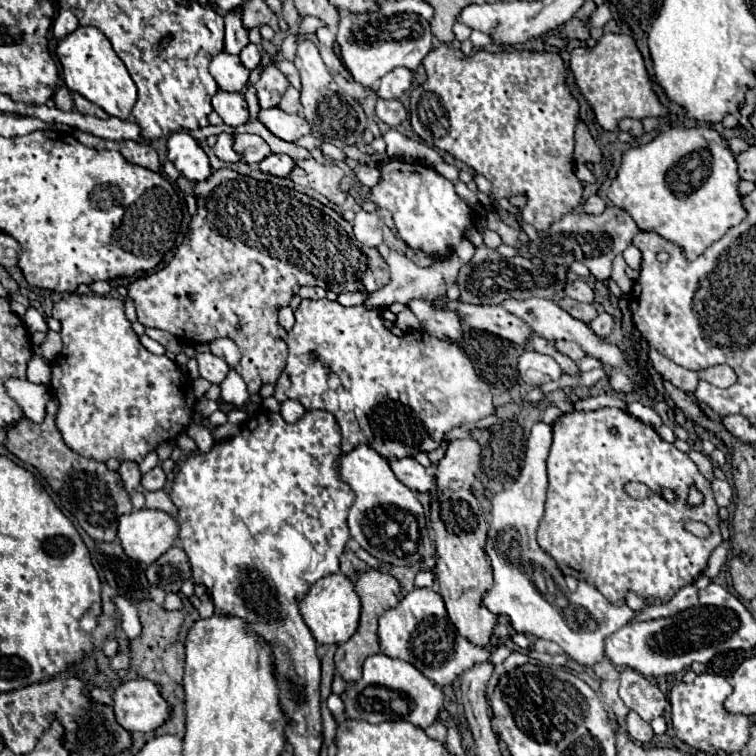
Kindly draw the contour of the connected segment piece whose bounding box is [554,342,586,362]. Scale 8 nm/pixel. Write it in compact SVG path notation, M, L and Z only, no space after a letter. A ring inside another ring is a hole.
M556 342L554 346L556 346L556 350L558 350L560 354L564 354L564 356L572 358L574 362L586 356L586 354L584 354L584 350L582 350L578 344L574 344L574 342Z

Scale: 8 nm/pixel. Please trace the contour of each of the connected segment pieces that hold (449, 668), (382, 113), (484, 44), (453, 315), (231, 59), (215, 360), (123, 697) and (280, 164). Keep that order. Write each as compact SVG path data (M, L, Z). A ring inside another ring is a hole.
M414 588L400 600L396 608L386 610L386 614L380 618L378 638L384 654L414 664L418 670L422 670L422 674L426 674L426 678L430 678L438 686L452 684L470 666L488 660L490 654L490 646L474 646L456 632L454 624L448 620L442 596L432 588Z
M378 98L375 107L376 116L388 126L398 126L406 118L406 108L400 100L384 100Z
M474 30L472 36L470 36L470 40L472 40L472 44L474 44L476 50L478 50L478 48L490 48L490 46L494 44L492 36L490 36L490 34L484 34L484 32L480 32L480 30Z
M412 300L408 306L418 316L424 330L430 336L436 336L440 340L458 340L462 336L460 312L456 312L456 310L434 310L434 308L428 308L428 304L424 300Z
M224 50L212 58L210 74L214 76L216 84L222 90L234 90L234 92L242 92L250 78L250 72L242 66L240 58Z
M200 352L200 354L196 354L194 358L196 358L196 362L198 362L200 376L206 378L206 380L210 380L212 384L220 384L220 382L226 378L228 370L230 370L228 364L226 364L222 358L214 356L212 352Z
M136 678L114 690L114 714L118 724L130 732L154 732L170 718L170 704L156 682Z
M270 154L260 162L260 170L272 176L288 176L294 168L294 160L286 154Z

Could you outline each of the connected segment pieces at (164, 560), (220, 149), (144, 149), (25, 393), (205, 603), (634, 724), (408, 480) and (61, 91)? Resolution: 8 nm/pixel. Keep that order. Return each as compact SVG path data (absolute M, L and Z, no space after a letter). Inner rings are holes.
M172 546L166 554L148 566L146 576L150 578L152 586L158 586L166 592L178 592L182 582L192 578L186 552L180 546Z
M222 132L218 136L218 142L214 146L214 154L220 160L224 160L224 162L238 162L238 160L242 160L242 156L234 150L234 136L226 134L226 132Z
M122 140L122 142L116 142L116 148L128 162L144 166L144 168L154 170L154 172L160 172L160 158L152 146L148 146L144 142Z
M12 378L6 382L6 390L22 406L28 420L40 424L46 418L46 404L52 398L52 392L46 384L30 384Z
M204 592L204 594L200 596L200 608L198 608L198 612L200 612L202 618L212 616L212 612L214 612L214 602L212 602L212 598L210 598L208 592Z
M630 712L628 718L626 718L626 728L628 728L628 734L640 742L640 744L650 744L652 738L654 738L654 730L648 722L644 722L636 712Z
M402 458L390 464L402 484L418 492L436 492L436 476L414 458Z
M60 86L54 94L54 104L58 110L62 112L70 112L74 108L74 102L72 102L72 96L70 96L70 90L66 86Z

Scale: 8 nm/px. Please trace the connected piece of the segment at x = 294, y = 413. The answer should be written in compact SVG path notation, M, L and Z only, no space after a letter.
M289 399L286 400L286 402L281 403L280 414L288 423L298 421L305 414L305 412L305 408L297 400Z

